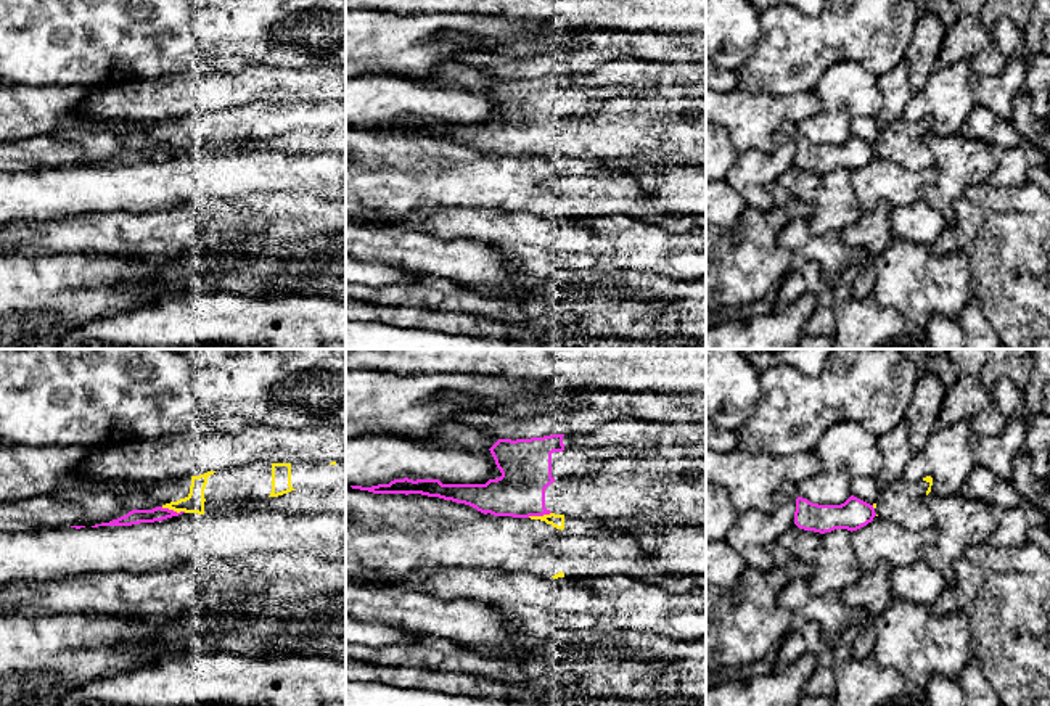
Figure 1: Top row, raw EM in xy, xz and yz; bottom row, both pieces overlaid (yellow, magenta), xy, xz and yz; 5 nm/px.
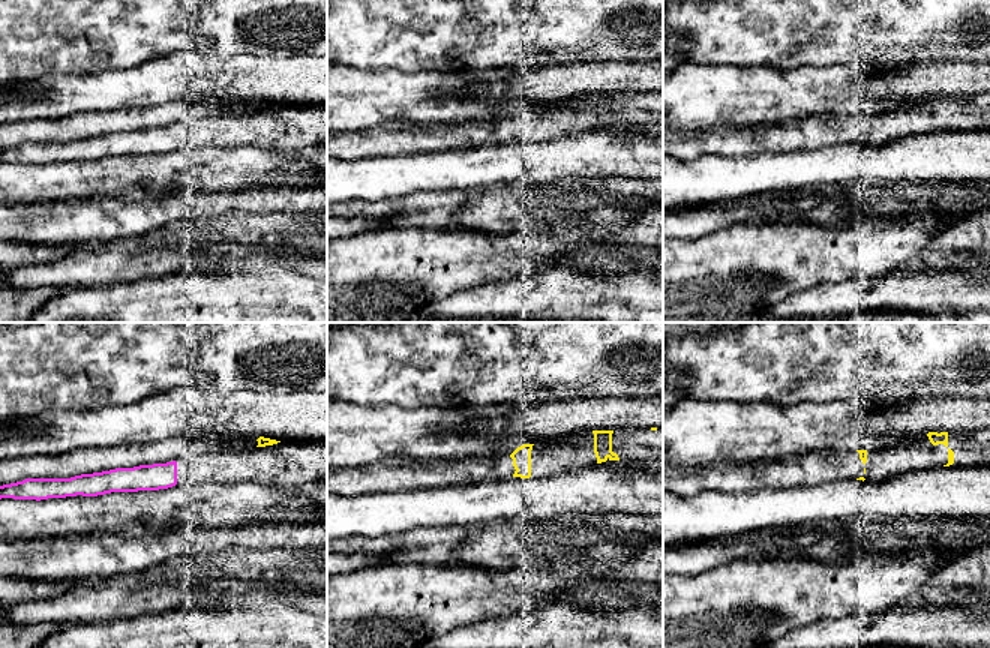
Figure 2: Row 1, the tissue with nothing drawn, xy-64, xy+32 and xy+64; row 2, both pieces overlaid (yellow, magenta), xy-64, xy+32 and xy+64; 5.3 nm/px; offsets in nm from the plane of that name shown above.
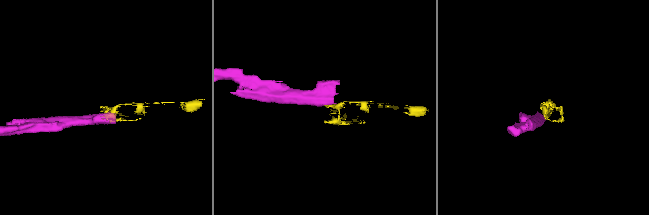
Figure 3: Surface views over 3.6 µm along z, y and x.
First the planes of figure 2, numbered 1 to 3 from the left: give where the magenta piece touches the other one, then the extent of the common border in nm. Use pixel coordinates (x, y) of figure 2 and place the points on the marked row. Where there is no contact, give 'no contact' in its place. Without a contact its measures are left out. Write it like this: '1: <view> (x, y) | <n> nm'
1: no contact
2: no contact
3: no contact

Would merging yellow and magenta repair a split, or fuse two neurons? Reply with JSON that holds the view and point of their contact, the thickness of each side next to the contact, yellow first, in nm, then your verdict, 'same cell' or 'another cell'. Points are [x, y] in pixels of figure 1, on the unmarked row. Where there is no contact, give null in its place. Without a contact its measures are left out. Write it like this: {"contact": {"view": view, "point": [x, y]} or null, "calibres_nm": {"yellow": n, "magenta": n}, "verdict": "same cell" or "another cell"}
{"contact": {"view": "xy", "point": [174, 150]}, "calibres_nm": {"yellow": 100, "magenta": 80}, "verdict": "another cell"}

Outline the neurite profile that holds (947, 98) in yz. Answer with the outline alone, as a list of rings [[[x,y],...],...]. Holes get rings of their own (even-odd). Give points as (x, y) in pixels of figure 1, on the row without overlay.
[[[966,60],[950,66],[936,66],[926,85],[915,92],[905,106],[902,119],[910,122],[933,117],[931,132],[936,135],[954,135],[974,108],[970,88],[971,69]]]

